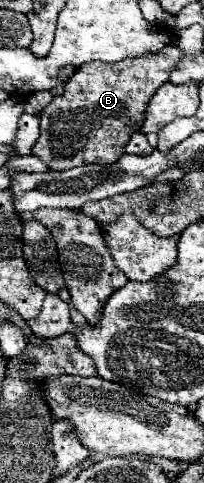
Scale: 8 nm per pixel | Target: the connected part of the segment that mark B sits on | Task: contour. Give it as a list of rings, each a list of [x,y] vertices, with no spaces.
[[[166,45],[158,53],[140,55],[140,57],[128,57],[118,63],[98,63],[90,61],[86,65],[80,65],[74,75],[66,81],[64,93],[56,95],[48,107],[42,109],[40,117],[40,137],[36,145],[32,147],[32,155],[40,157],[46,165],[50,165],[52,171],[66,171],[78,165],[110,165],[116,163],[124,155],[126,141],[130,141],[132,133],[138,131],[140,123],[144,121],[146,107],[156,93],[156,89],[168,81],[172,67],[180,61],[182,51],[174,45]]]

